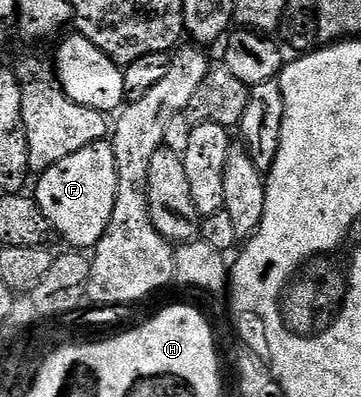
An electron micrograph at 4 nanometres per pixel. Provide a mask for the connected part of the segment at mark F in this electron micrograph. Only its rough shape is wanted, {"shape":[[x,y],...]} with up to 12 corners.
{"shape":[[111,142],[62,157],[36,183],[49,228],[96,246],[118,193]]}

